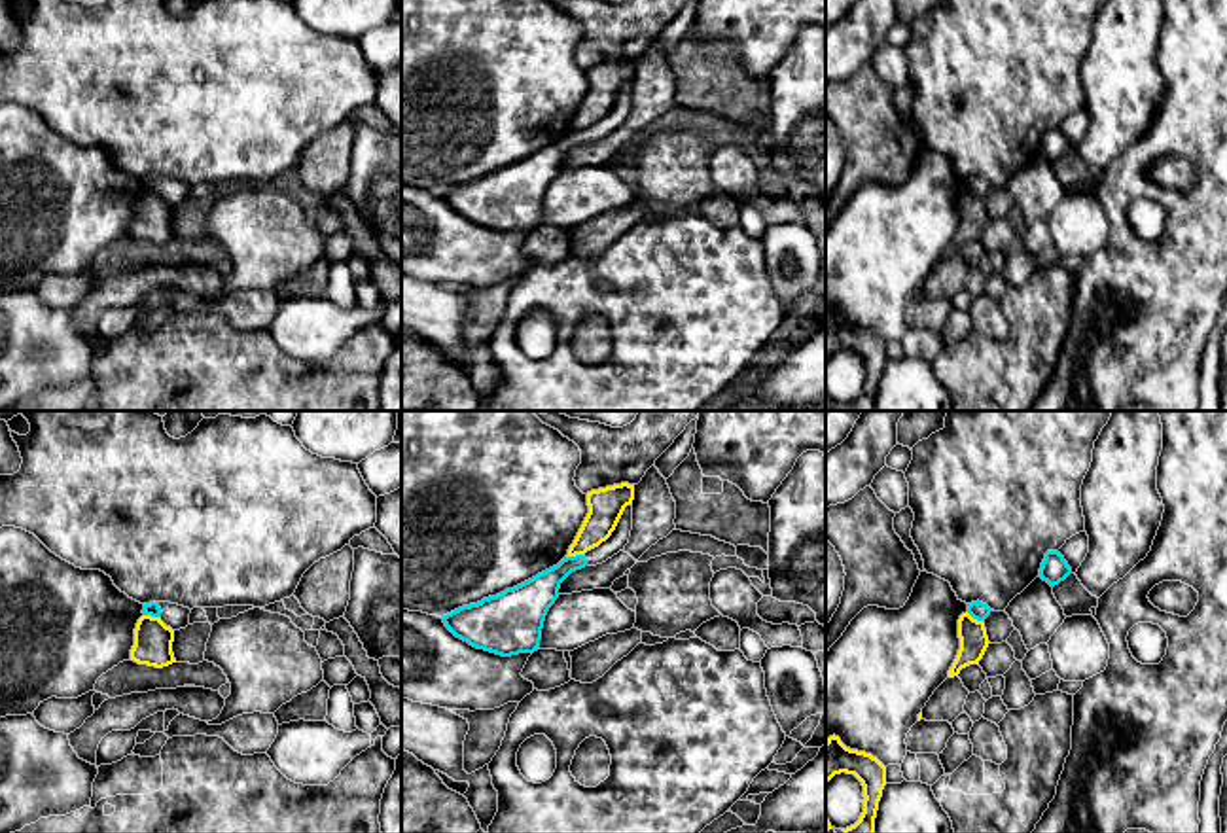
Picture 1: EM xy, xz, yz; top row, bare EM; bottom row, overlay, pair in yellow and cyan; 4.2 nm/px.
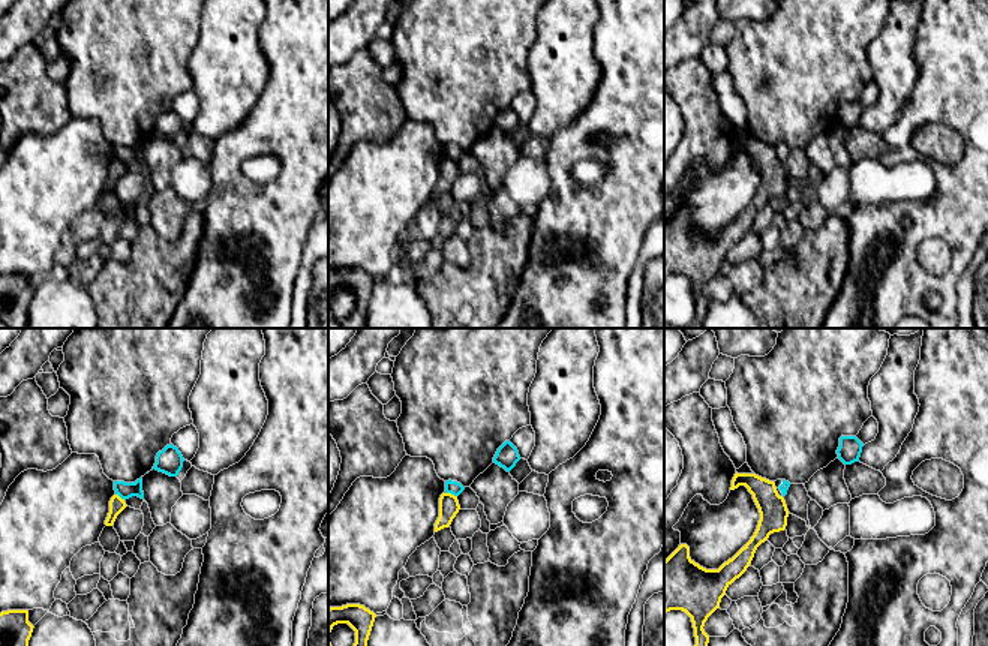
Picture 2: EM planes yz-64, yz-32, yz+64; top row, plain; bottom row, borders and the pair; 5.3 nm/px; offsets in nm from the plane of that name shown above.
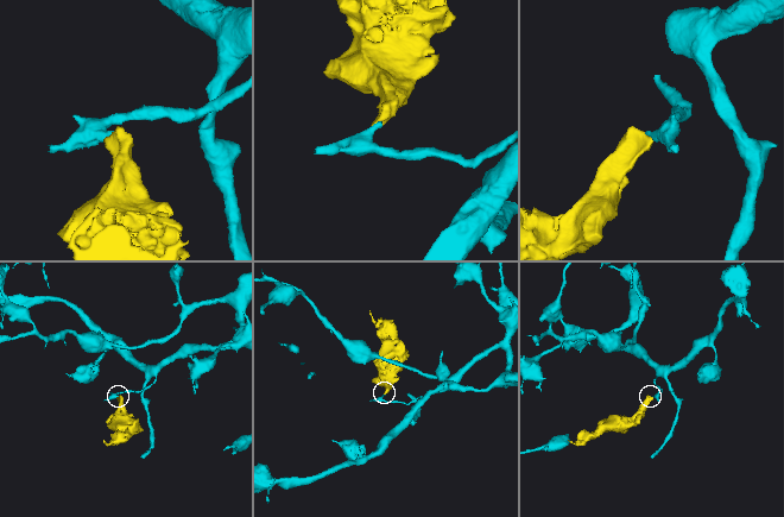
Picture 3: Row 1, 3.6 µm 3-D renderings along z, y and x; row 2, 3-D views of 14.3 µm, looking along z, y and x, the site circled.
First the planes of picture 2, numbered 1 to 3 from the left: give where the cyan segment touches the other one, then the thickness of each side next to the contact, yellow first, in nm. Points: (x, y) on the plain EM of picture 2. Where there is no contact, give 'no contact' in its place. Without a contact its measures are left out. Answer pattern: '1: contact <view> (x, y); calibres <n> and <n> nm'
1: contact yz-64 (119, 161); calibres 80 and 90 nm
2: contact yz-32 (450, 158); calibres 110 and 70 nm
3: no contact

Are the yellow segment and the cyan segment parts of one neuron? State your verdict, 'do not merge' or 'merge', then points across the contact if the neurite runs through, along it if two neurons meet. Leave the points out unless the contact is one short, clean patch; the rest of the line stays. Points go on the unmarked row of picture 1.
do not merge; border along xz (584, 129), (567, 133)

